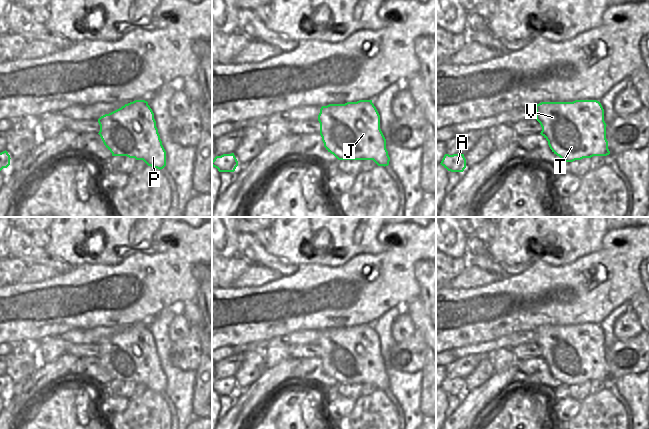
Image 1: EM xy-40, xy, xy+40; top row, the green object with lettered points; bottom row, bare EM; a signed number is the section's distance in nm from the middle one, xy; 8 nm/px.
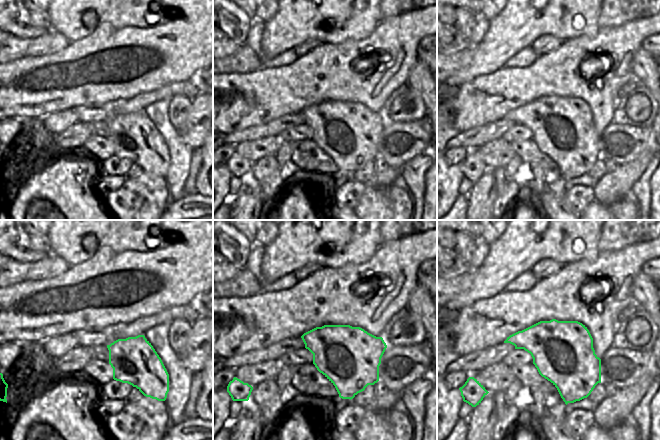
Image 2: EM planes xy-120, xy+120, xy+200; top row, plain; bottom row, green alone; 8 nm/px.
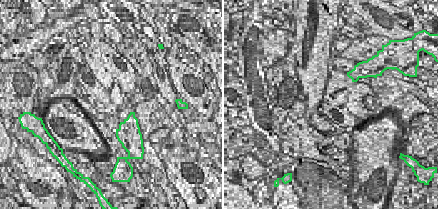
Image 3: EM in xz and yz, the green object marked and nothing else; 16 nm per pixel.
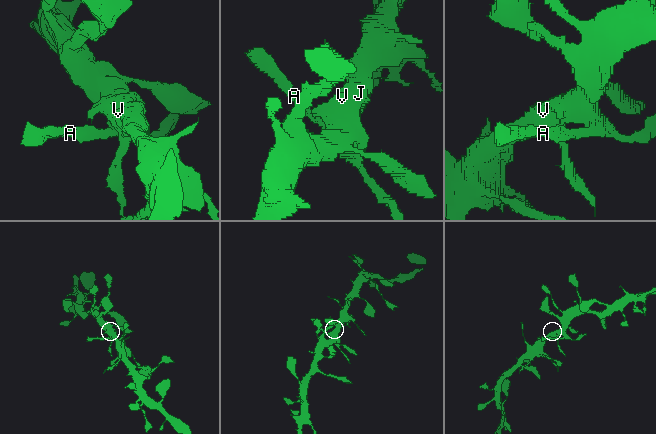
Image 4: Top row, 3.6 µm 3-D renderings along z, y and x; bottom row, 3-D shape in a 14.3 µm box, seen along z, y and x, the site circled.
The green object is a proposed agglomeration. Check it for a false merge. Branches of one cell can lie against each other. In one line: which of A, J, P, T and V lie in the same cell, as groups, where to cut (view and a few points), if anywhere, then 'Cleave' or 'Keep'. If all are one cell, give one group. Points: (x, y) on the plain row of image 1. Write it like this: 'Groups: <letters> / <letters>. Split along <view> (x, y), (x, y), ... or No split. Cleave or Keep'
Groups: A J P T V. No split. Keep

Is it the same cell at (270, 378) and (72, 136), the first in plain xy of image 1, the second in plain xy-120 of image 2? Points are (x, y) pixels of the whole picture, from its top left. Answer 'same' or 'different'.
same

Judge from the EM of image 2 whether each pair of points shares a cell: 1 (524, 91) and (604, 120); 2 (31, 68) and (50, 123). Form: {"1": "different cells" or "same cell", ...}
{"1": "same cell", "2": "different cells"}

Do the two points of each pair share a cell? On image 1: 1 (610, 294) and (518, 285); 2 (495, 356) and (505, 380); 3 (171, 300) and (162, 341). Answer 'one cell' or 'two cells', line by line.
1: one cell
2: two cells
3: two cells

